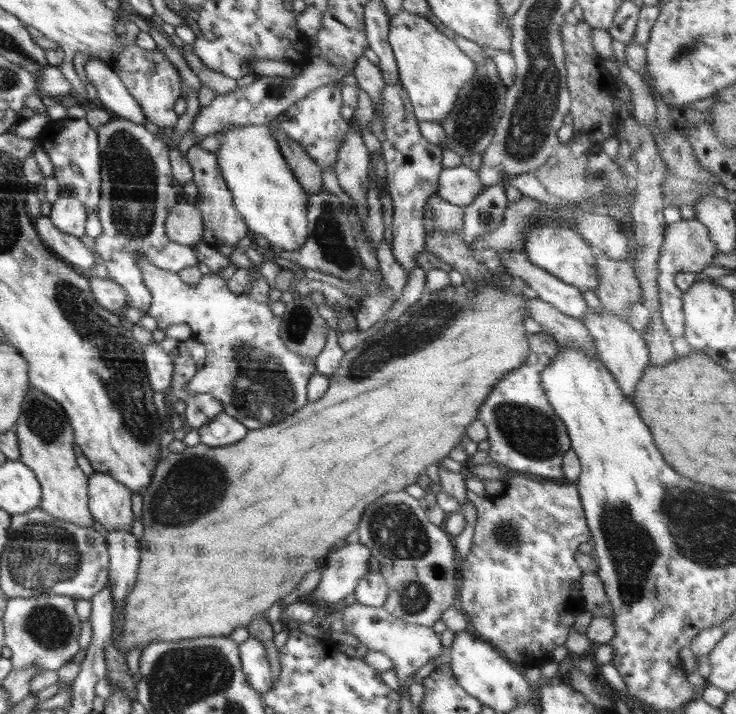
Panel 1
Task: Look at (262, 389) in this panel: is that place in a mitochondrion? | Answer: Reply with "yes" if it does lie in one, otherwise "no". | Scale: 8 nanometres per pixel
yes

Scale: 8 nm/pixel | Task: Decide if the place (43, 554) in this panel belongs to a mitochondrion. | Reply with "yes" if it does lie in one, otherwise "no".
yes

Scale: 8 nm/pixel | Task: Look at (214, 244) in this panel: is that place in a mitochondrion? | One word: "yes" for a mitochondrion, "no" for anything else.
no

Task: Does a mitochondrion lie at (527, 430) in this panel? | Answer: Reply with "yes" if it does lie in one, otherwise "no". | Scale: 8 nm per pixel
yes

